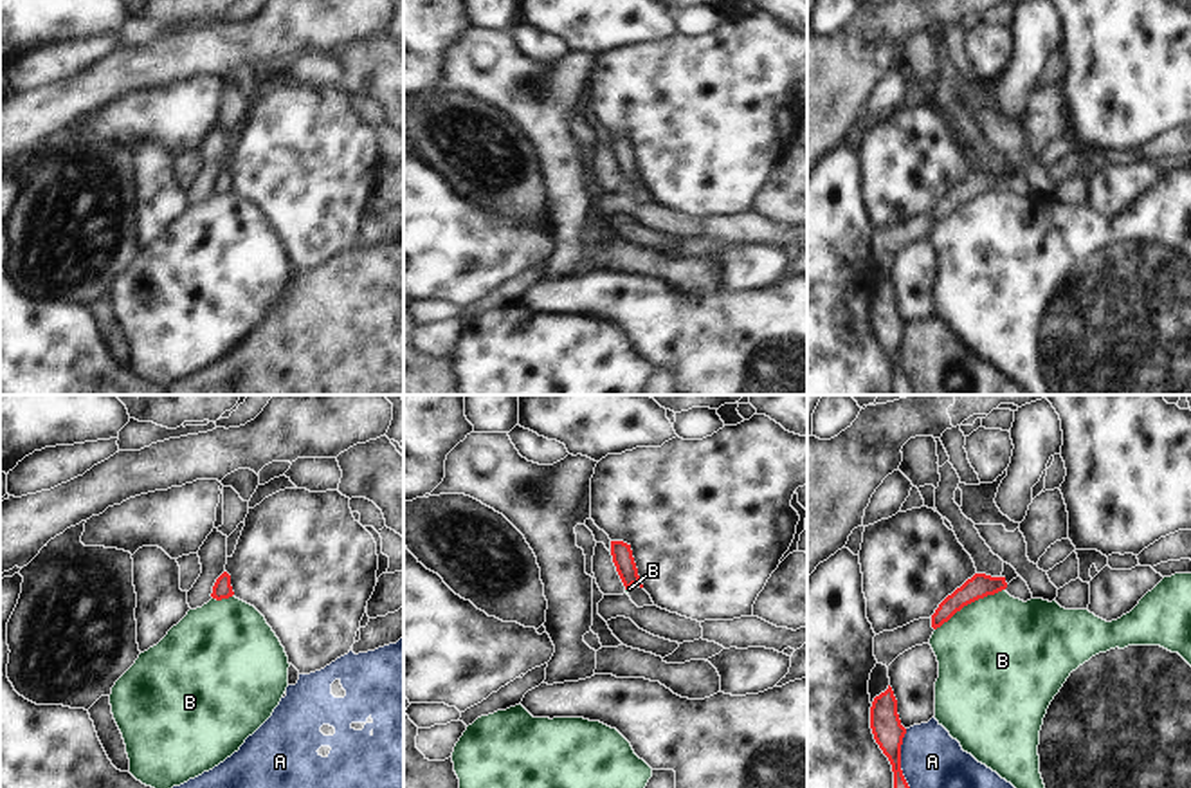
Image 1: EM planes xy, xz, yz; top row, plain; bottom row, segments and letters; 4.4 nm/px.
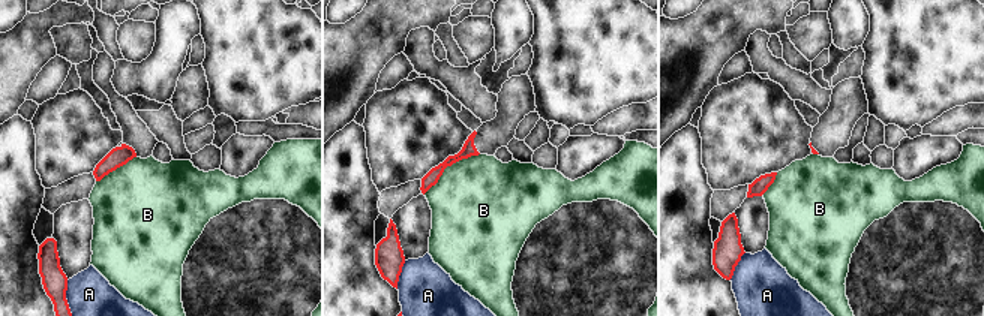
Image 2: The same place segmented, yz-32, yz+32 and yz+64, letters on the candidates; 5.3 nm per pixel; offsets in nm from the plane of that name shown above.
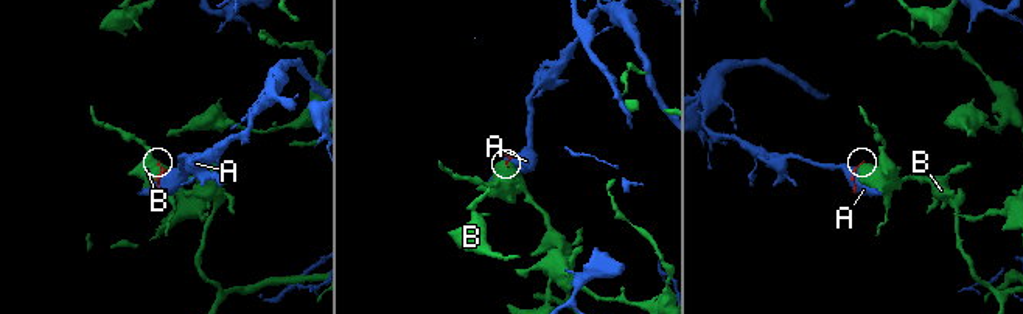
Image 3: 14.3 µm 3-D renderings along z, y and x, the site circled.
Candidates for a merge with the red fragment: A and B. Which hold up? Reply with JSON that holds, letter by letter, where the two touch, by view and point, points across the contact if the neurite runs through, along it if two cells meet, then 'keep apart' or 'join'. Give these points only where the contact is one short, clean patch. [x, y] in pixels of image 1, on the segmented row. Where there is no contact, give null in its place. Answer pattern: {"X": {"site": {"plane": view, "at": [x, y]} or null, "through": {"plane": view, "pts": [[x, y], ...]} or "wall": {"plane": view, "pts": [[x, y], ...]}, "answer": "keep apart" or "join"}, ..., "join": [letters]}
{"A": {"site": {"plane": "yz", "at": [900, 758]}, "answer": "keep apart"}, "B": {"site": {"plane": "yz", "at": [970, 603]}, "wall": {"plane": "yz", "pts": [[1004, 588], [964, 604], [936, 630]]}, "answer": "keep apart"}, "join": []}

